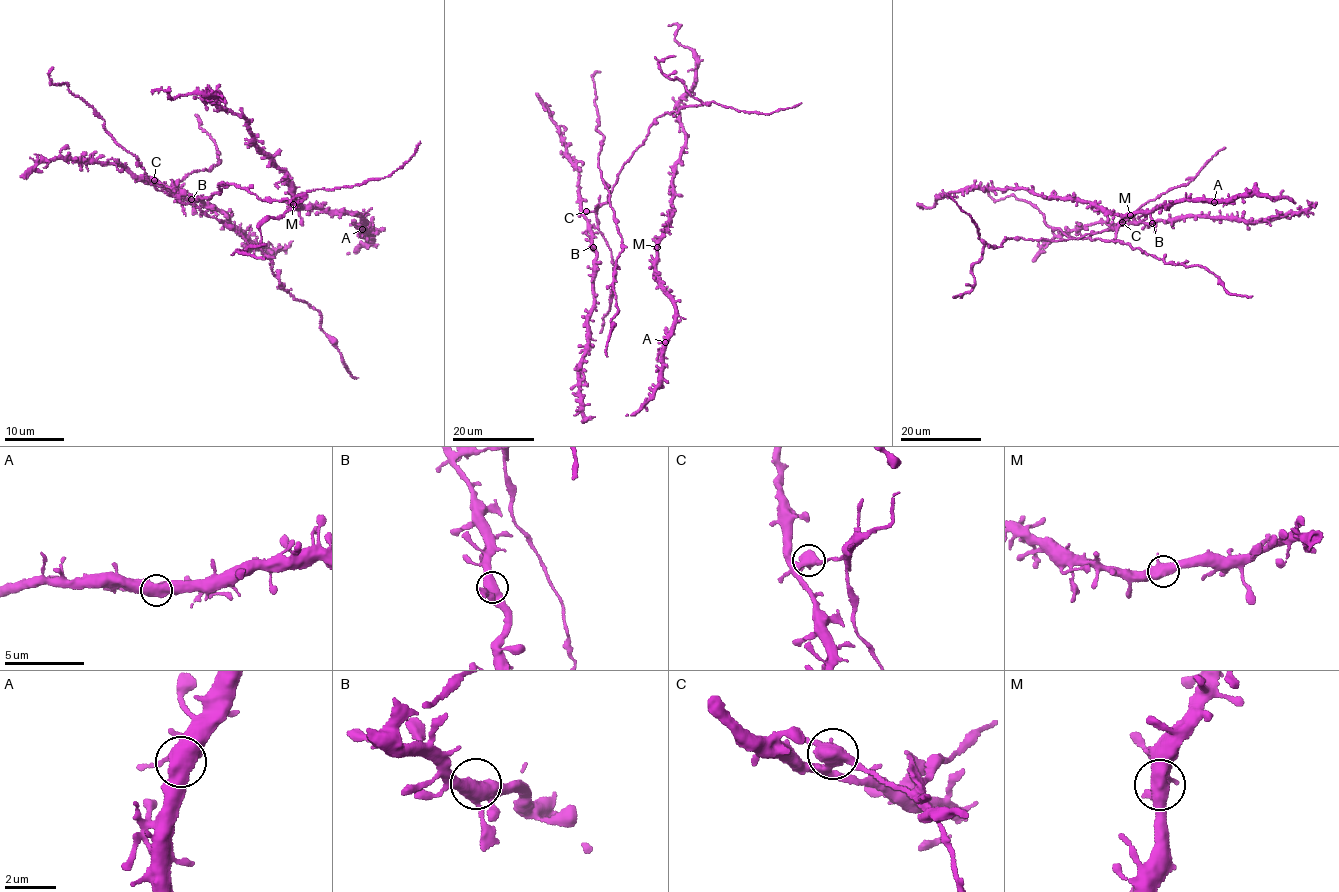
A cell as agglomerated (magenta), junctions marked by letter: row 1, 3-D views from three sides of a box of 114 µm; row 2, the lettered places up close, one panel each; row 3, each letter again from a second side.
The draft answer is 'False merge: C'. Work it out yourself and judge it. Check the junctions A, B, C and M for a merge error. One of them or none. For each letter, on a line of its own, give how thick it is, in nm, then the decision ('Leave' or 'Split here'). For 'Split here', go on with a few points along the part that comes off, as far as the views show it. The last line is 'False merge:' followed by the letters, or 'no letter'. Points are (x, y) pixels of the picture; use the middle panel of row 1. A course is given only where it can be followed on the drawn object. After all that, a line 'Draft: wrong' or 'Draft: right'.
A: Thickness 480 nm. Leave
B: Thickness 480 nm. Leave
C: Thickness 500 nm. Split here. Course of the part to remove: (586, 211), (596, 210), (607, 201), (619, 171), (657, 117), (714, 101), (740, 111), (767, 113), (801, 103)
M: Thickness 480 nm. Leave
False merge: C
Draft: right

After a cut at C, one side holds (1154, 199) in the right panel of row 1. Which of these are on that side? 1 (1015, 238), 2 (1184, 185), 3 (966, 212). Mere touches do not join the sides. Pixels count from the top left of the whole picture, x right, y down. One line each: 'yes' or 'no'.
1: yes
2: yes
3: yes

